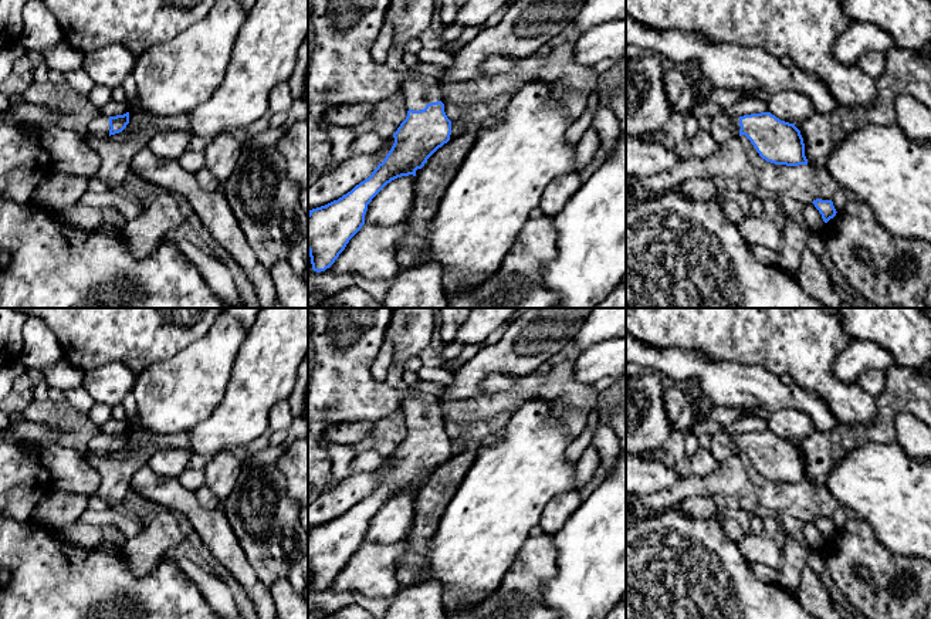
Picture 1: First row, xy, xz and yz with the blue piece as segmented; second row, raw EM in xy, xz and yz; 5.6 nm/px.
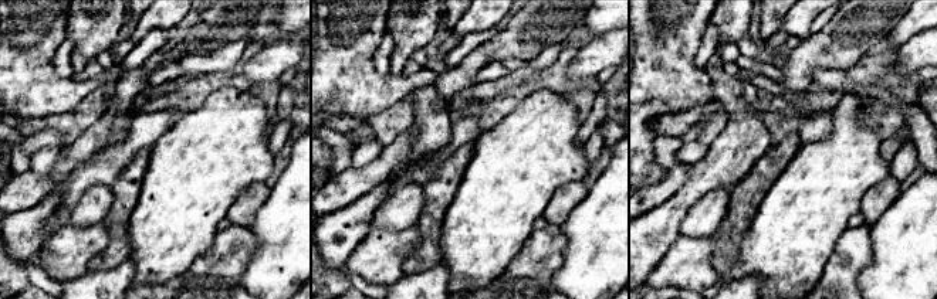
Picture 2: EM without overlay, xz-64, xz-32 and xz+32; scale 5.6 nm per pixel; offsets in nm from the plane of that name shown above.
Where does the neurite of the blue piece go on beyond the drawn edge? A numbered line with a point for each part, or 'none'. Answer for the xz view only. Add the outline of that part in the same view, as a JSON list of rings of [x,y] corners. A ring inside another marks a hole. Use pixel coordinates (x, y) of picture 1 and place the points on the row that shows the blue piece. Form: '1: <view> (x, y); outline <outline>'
1: xz (410, 19); outline [[[390,0],[385,16],[393,26],[393,43],[385,65],[403,75],[399,92],[404,97],[407,108],[413,111],[441,101],[437,78],[412,74],[403,64],[404,44],[429,30],[436,7],[437,0]]]

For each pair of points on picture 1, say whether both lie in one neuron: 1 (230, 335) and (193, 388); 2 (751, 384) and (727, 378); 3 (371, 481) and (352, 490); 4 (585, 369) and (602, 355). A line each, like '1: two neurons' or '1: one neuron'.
1: one neuron
2: one neuron
3: one neuron
4: one neuron

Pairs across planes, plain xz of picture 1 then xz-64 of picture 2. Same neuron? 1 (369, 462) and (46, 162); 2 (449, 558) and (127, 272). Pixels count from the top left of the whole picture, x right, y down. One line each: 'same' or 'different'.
1: same
2: different

